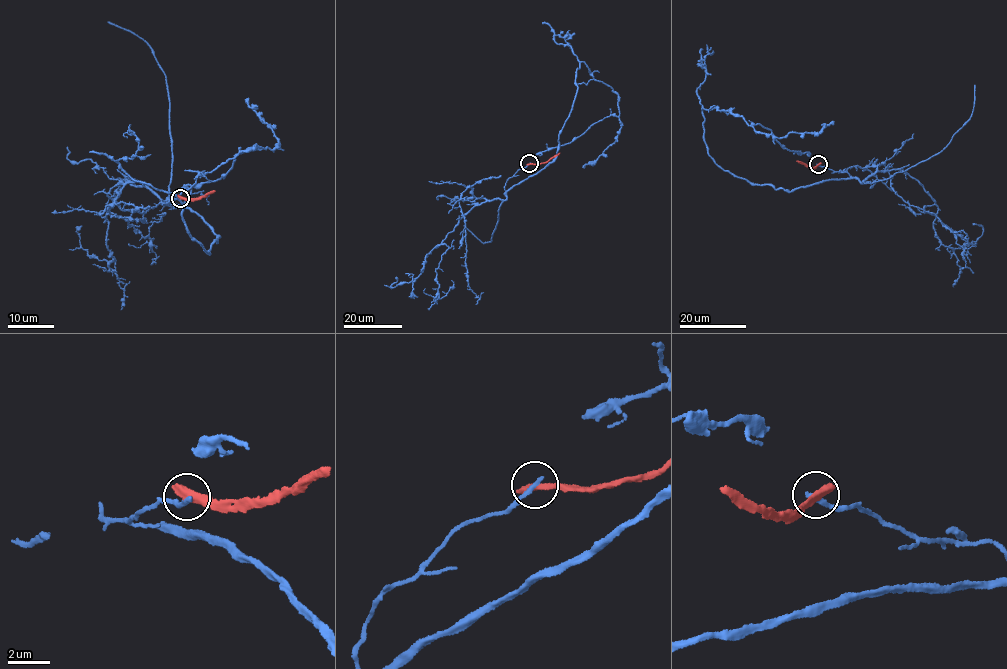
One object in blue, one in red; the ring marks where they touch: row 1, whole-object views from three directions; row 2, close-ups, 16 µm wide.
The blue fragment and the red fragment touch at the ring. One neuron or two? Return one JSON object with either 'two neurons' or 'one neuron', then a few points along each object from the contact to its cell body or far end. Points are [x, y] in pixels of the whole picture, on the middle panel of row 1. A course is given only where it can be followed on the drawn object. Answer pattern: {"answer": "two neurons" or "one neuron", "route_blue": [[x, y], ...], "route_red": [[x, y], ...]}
{"answer": "two neurons", "route_blue": [[529, 164], [505, 190], [556, 157], [582, 62], [618, 95], [619, 115], [536, 154]], "route_red": [[529, 164], [546, 162], [559, 153]]}

